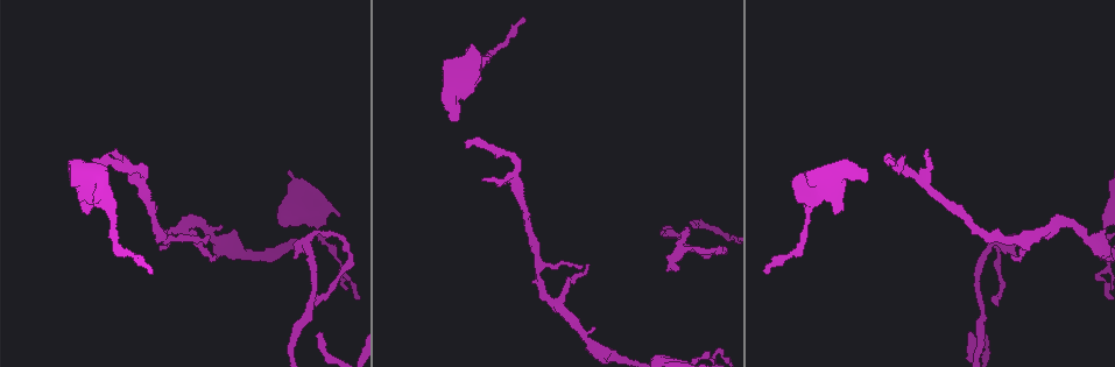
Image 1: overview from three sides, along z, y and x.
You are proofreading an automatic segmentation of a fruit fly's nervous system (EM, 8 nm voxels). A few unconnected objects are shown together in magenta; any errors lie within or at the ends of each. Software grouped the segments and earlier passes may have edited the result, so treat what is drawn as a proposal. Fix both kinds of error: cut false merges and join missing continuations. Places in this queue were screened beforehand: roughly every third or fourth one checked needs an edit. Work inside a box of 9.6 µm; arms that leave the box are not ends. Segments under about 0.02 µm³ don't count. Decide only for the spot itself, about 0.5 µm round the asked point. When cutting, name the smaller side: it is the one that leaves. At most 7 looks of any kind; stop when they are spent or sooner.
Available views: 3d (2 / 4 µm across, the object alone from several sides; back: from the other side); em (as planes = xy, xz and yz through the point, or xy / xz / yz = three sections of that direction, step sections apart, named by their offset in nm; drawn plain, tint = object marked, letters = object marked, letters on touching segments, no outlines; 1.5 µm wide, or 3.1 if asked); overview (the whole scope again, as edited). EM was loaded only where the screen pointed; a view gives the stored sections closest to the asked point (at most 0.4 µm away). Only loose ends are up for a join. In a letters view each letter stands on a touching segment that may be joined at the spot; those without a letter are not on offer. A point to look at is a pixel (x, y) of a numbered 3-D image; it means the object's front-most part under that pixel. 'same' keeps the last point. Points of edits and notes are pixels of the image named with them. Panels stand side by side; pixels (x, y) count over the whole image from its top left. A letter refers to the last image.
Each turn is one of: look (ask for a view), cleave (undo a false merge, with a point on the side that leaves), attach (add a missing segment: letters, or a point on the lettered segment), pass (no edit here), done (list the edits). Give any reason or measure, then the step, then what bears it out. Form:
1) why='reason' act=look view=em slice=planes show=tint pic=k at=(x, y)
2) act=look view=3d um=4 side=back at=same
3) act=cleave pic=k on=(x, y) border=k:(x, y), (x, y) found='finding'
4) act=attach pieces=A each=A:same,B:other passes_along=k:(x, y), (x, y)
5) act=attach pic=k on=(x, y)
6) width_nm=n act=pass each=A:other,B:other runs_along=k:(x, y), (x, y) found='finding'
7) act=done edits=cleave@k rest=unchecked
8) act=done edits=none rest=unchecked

why='thin end' act=look view=em slice=planes show=letters pic=1 at=(215, 254)

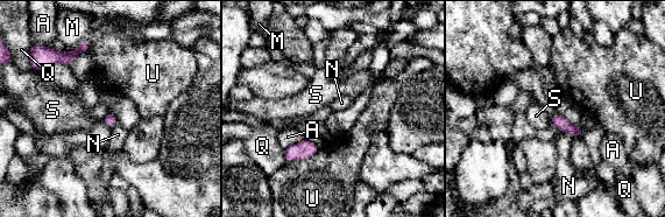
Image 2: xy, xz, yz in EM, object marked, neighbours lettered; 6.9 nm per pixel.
longest_contact=U:260nm act=pass each=A:other,M:other,N:other,Q:other,S:other,U:other border=2:(560, 131), (565, 131), (572, 137) found='no lettered segment goes on from it'

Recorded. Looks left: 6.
act=look view=em slice=planes show=letters pic=1 at=(665, 270)

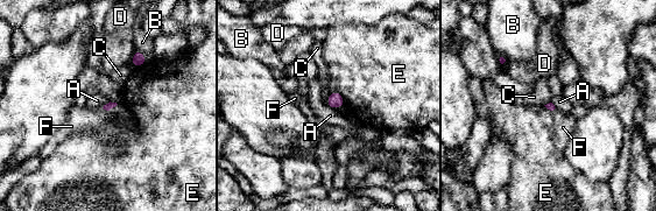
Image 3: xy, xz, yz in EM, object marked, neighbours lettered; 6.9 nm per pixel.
longest_contact=E:140nm act=attach pic=3 on=(344, 110) each=A:other,B:other,C:other,D:other,E:other,F:same found='it goes on there'

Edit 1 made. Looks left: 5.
act=look view=overview

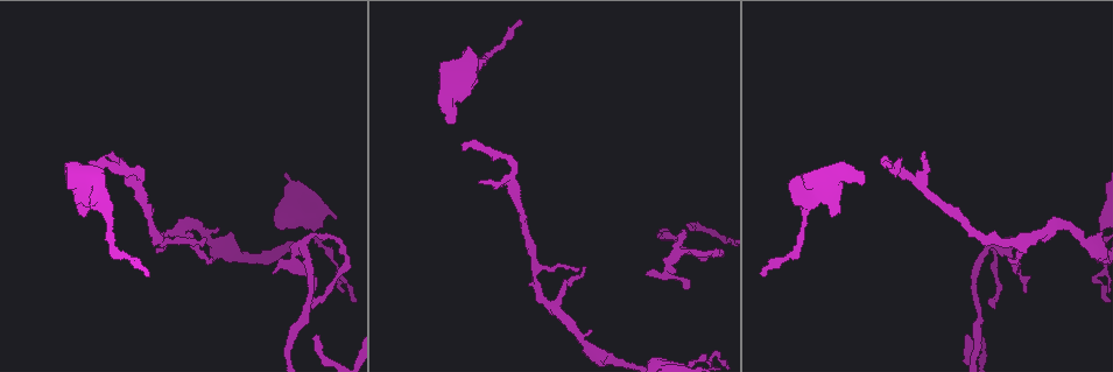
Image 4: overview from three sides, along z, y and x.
why='branch stops here' act=look view=em slice=planes show=letters pic=4 at=(892, 167)

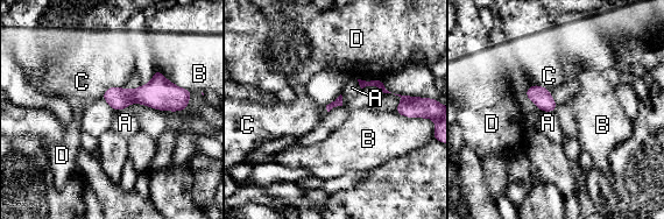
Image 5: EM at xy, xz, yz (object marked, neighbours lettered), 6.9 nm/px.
act=pass each=A:other,B:other,C:other,D:other border=5:(120, 86), (110, 86), (101, 97) found='none of them fits'

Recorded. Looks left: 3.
act=done edits=attach@3 rest=unchecked

